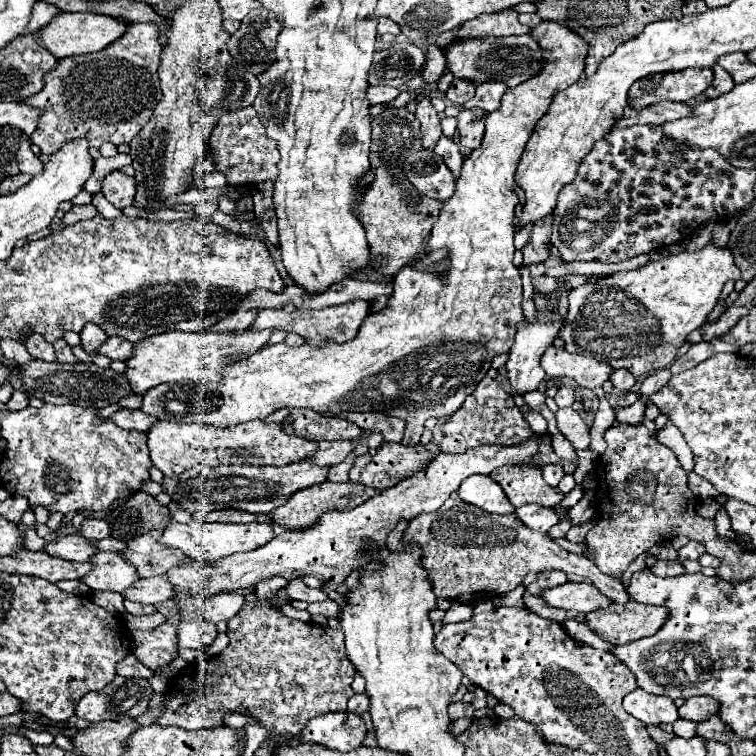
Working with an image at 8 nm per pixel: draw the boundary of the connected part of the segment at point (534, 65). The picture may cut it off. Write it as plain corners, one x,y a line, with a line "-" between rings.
531,35
521,37
485,37
485,39
461,39
455,37
445,51
447,67
455,77
485,83
485,81
503,81
507,87
515,87
529,77
541,71
541,47
533,41

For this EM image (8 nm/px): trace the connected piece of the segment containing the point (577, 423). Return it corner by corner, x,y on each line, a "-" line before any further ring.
559,409
555,417
559,423
559,431
573,443
575,449
589,449
589,427
575,409

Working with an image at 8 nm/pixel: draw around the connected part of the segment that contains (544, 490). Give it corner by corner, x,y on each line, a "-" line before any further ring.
505,465
491,473
491,479
501,485
509,503
521,507
525,503
537,503
543,507
555,507
563,493
545,483
541,469
529,465

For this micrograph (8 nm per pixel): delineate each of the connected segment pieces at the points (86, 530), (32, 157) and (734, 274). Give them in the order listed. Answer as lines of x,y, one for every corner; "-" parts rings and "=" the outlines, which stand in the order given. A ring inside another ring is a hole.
85,519
81,523
81,533
83,533
83,537
97,541
97,539
109,537
109,527
105,525
103,519
=
19,133
15,137
17,141
17,151
15,151
15,159
17,159
17,165
19,165
19,171
21,173
29,173
29,175
37,175
41,173
43,169
43,163
41,159
31,151
31,141
25,133
=
707,243
699,253
679,251
669,259
665,257
661,261
651,261
637,271
613,273
607,279
577,287
569,293
567,323
563,325
559,337
565,341
565,349
569,353
597,357
597,361
605,361
613,369
623,367
635,377
645,379
653,371
669,367
687,335
707,323
707,317
719,301
725,281
729,279
739,279
739,269
733,265
733,255
727,249
717,249
711,243

